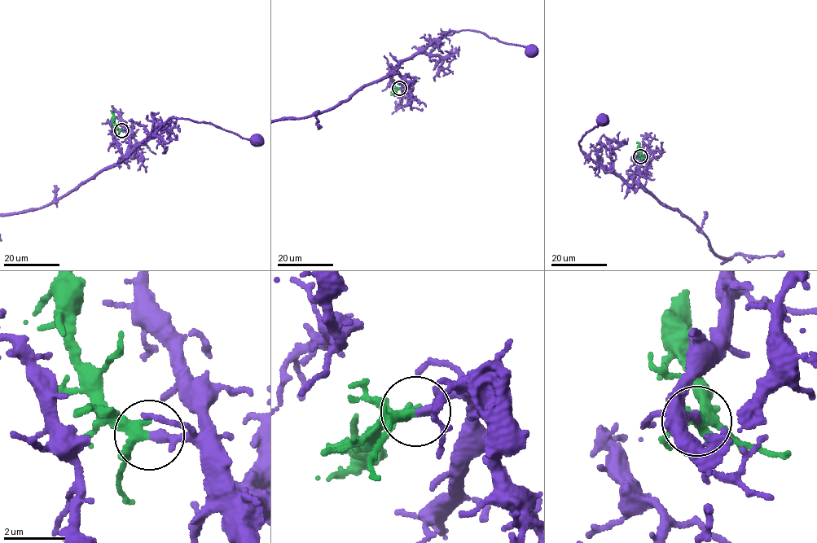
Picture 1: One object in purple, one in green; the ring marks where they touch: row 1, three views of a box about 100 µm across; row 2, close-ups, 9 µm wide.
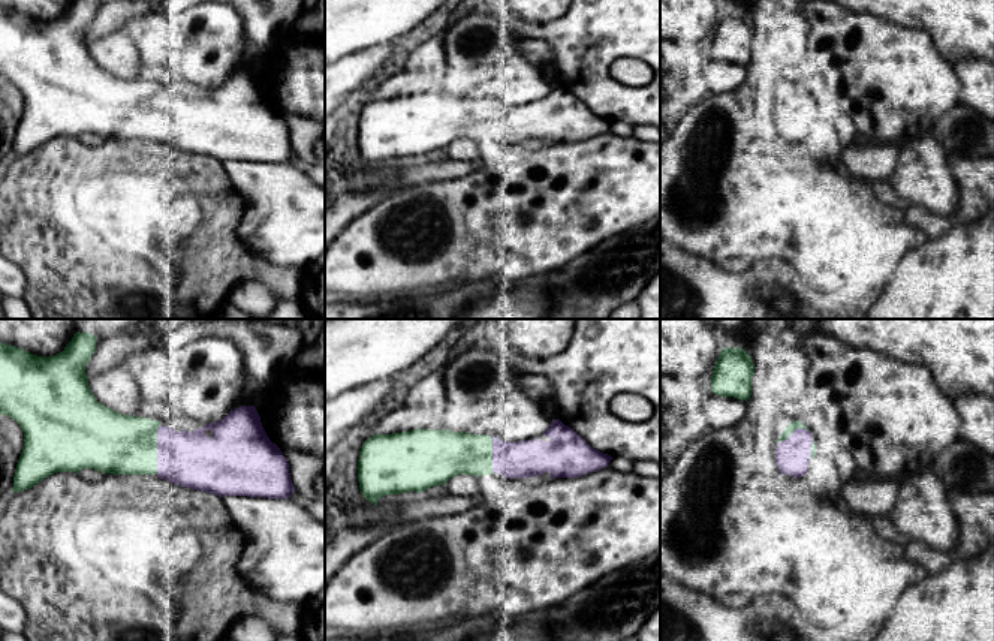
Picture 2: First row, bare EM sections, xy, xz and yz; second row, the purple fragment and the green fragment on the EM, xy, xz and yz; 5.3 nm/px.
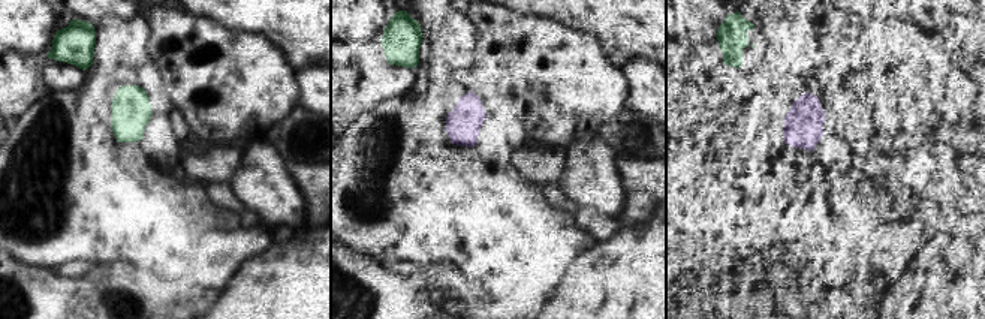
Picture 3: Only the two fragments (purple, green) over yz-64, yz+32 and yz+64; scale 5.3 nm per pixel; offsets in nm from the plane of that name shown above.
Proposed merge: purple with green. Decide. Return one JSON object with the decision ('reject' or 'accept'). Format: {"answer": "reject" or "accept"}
{"answer": "accept"}

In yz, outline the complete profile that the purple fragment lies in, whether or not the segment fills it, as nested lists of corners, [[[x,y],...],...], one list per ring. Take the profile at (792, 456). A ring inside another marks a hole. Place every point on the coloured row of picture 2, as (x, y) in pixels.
[[[799,421],[790,422],[777,440],[775,461],[781,475],[805,476],[814,454],[810,428]]]

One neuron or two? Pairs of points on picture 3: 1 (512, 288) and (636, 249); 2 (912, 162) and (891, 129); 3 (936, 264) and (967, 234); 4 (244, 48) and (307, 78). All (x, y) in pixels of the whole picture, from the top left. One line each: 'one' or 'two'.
1: two
2: two
3: one
4: two

